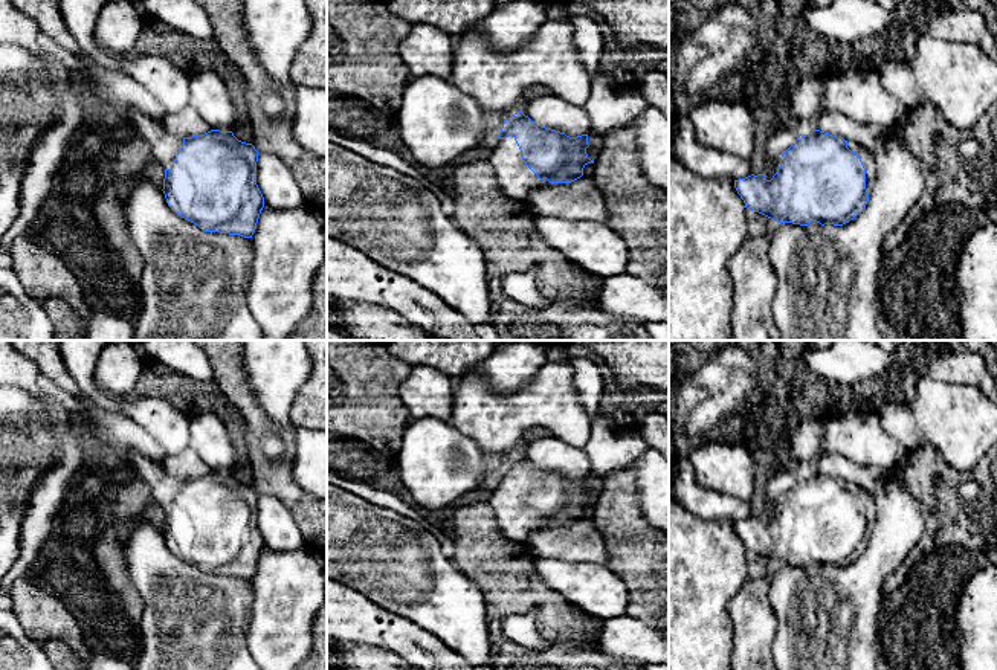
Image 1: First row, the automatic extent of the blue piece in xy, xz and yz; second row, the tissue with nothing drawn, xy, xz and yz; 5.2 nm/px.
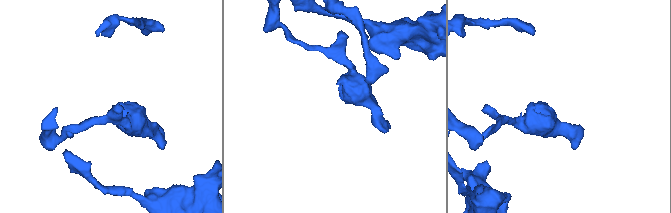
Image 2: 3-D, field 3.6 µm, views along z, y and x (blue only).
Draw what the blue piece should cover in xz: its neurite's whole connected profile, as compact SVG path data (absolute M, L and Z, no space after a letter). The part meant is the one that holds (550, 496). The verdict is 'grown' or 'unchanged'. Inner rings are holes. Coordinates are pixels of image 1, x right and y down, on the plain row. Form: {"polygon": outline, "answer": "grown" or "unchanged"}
{"polygon": "M518 453L504 462L499 478L492 484L489 505L493 508L502 536L527 543L530 534L544 520L550 525L571 525L580 520L583 510L594 505L586 496L588 488L588 476L569 479L565 475L537 467L522 453Z", "answer": "grown"}

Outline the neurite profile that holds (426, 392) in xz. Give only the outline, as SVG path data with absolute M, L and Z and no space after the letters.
M414 366L397 392L414 420L440 418L450 421L453 391L455 377L431 366Z

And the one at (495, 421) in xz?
M547 362L528 383L511 394L499 394L487 377L472 371L457 377L449 423L496 462L505 462L518 455L524 433L531 427L544 427L548 435L577 449L585 449L589 440L589 417L579 400L573 366L559 362Z

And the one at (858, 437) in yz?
M876 411L834 412L824 420L821 455L840 453L858 465L872 465L893 473L908 450L881 426Z

